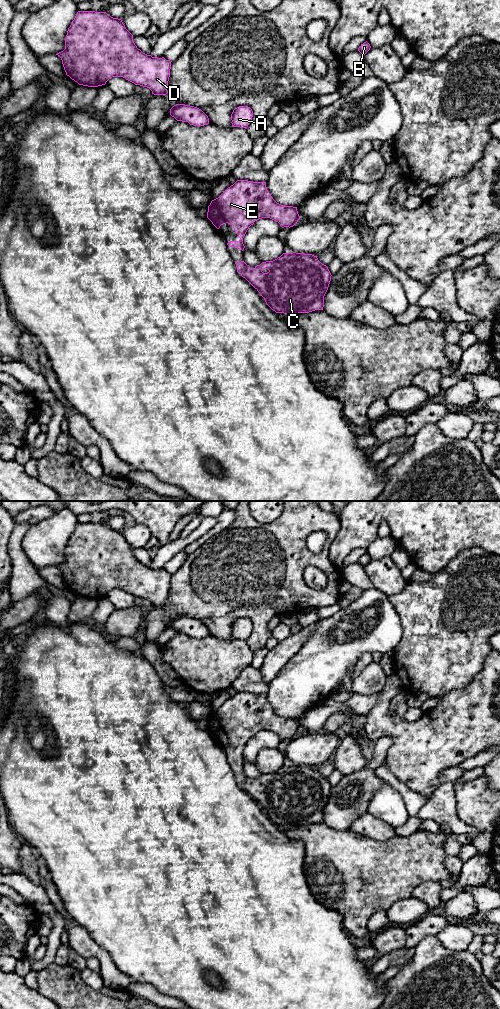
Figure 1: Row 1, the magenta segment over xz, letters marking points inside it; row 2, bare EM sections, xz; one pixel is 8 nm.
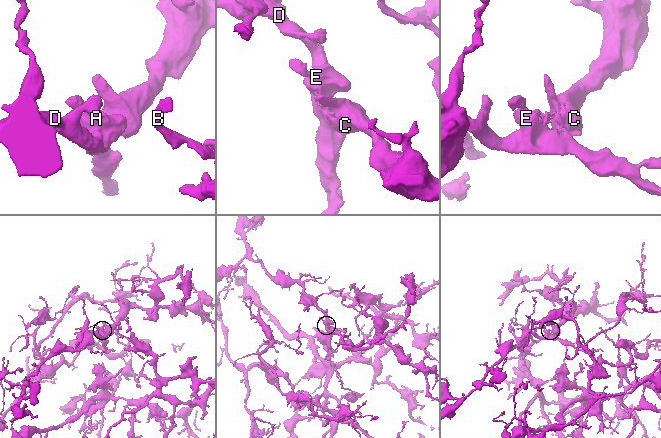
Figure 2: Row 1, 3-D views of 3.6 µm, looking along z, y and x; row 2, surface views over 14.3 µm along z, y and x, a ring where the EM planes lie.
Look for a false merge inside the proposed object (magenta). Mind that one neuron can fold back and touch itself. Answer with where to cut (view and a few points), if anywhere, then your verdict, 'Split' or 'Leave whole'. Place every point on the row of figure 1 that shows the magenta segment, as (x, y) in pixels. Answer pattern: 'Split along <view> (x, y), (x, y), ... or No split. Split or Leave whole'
No split. Leave whole

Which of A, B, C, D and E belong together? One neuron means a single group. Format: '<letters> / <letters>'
A B C D E

